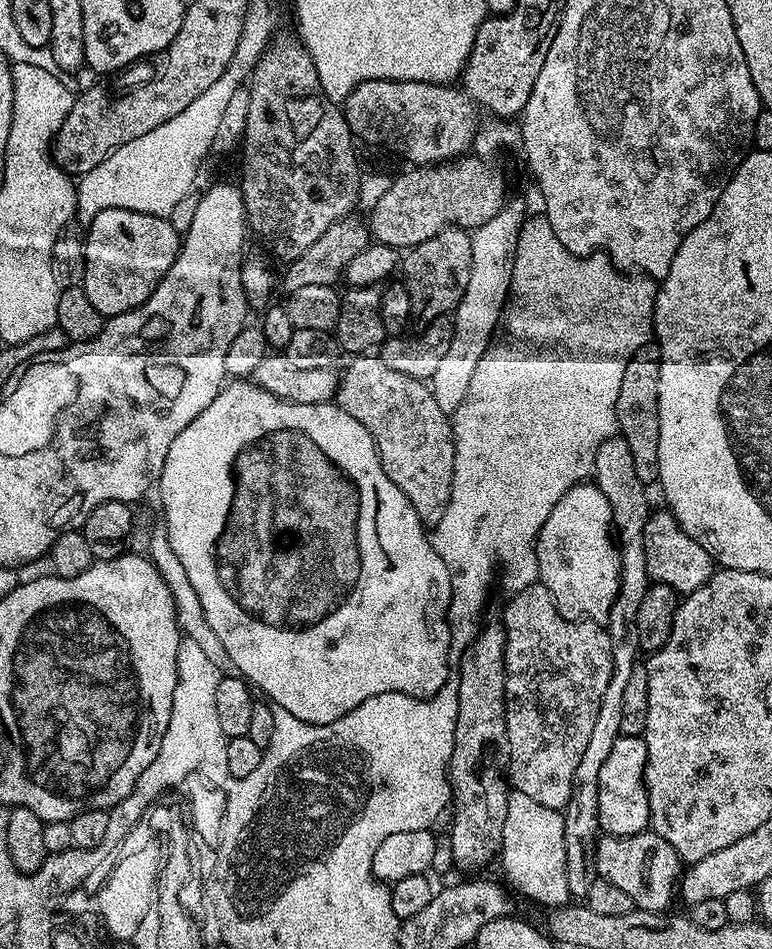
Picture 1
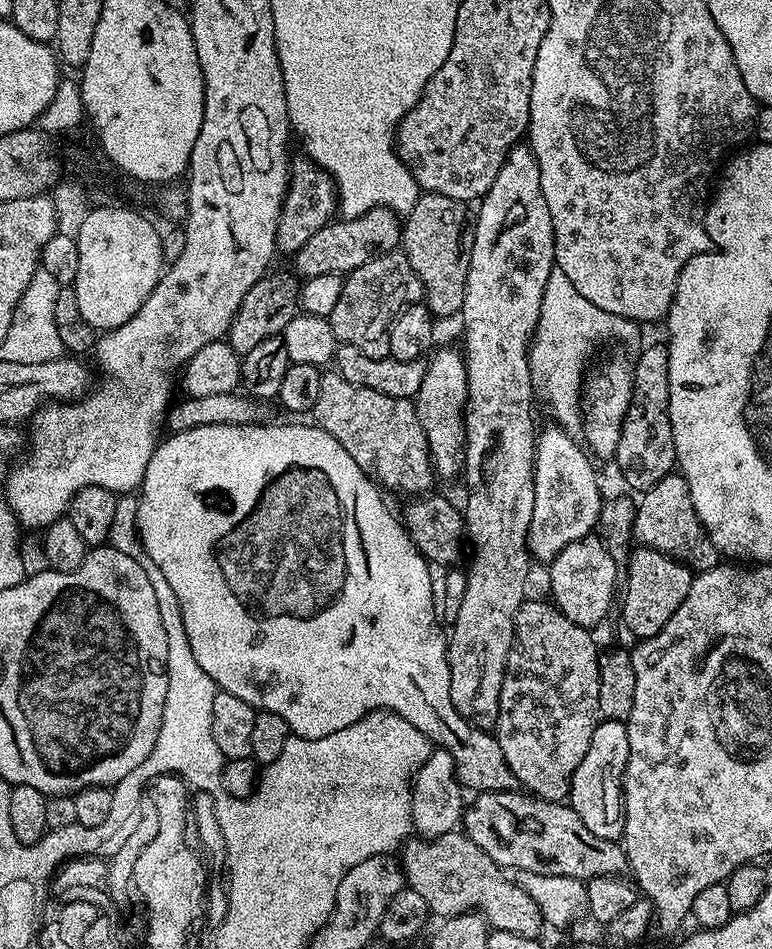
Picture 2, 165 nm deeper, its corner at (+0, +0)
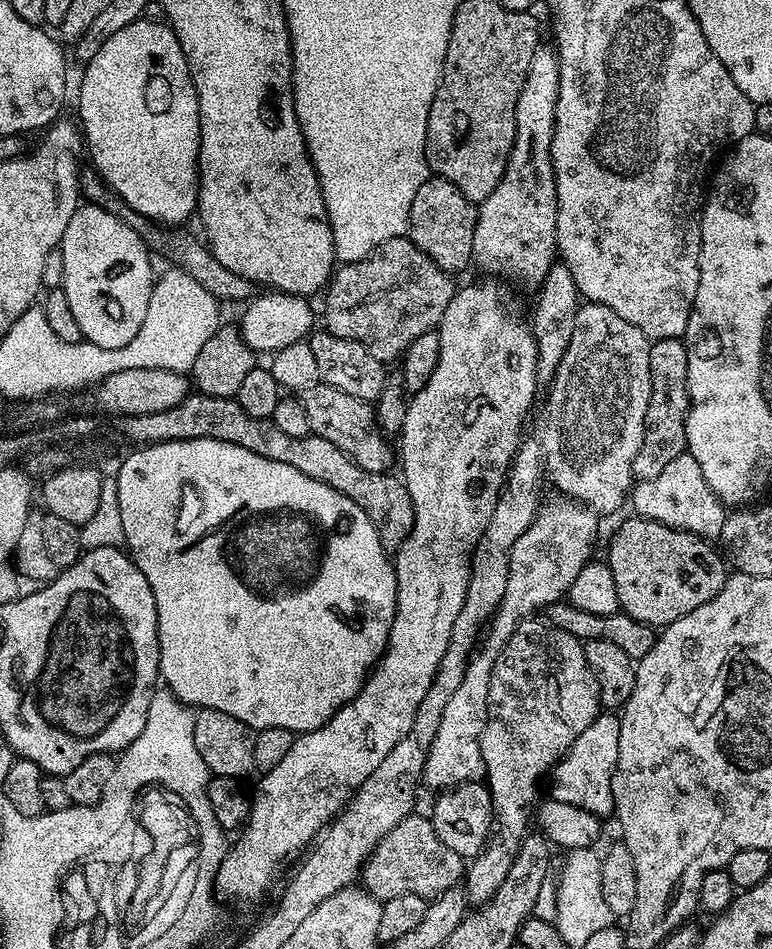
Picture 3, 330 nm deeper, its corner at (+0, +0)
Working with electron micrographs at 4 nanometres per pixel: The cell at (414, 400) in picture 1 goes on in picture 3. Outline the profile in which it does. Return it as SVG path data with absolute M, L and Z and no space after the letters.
M321 382L306 393L302 403L310 418L310 426L315 435L326 438L338 445L339 448L343 448L366 470L383 472L389 467L387 464L392 460L392 452L388 449L387 442L380 437L381 429L378 427L378 416L369 401L358 398L354 394L342 394L342 390Z

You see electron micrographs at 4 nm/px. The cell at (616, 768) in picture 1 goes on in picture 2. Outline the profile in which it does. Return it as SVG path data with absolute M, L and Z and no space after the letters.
M601 719L590 738L590 746L586 750L582 762L578 762L578 770L574 770L570 774L570 787L566 793L567 799L570 801L570 807L576 811L578 818L582 818L586 830L590 830L590 834L598 834L598 838L619 841L623 837L624 789L622 781L629 754L630 738L628 737L627 723L623 720Z

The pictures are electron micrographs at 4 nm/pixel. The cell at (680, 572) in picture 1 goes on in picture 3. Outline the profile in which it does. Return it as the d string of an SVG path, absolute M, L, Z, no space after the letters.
M687 454L674 458L654 478L635 481L630 492L630 508L638 516L654 522L662 522L683 532L692 532L709 542L716 542L724 535L725 505L710 490L706 478L702 478L702 466Z

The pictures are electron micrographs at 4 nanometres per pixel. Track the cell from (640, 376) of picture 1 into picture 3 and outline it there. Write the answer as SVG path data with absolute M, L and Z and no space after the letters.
M683 339L654 340L650 343L650 402L644 423L644 441L634 454L633 481L654 478L674 458L685 455L688 447L684 417L688 406L688 345Z

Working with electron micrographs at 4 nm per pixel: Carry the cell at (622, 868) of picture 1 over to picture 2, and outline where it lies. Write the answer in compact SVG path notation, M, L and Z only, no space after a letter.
M520 790L473 795L463 810L462 831L472 839L474 846L486 850L501 869L517 868L520 874L560 875L587 882L599 876L620 876L629 871L623 847L615 840L590 834L582 818L578 818L567 803L541 800Z

